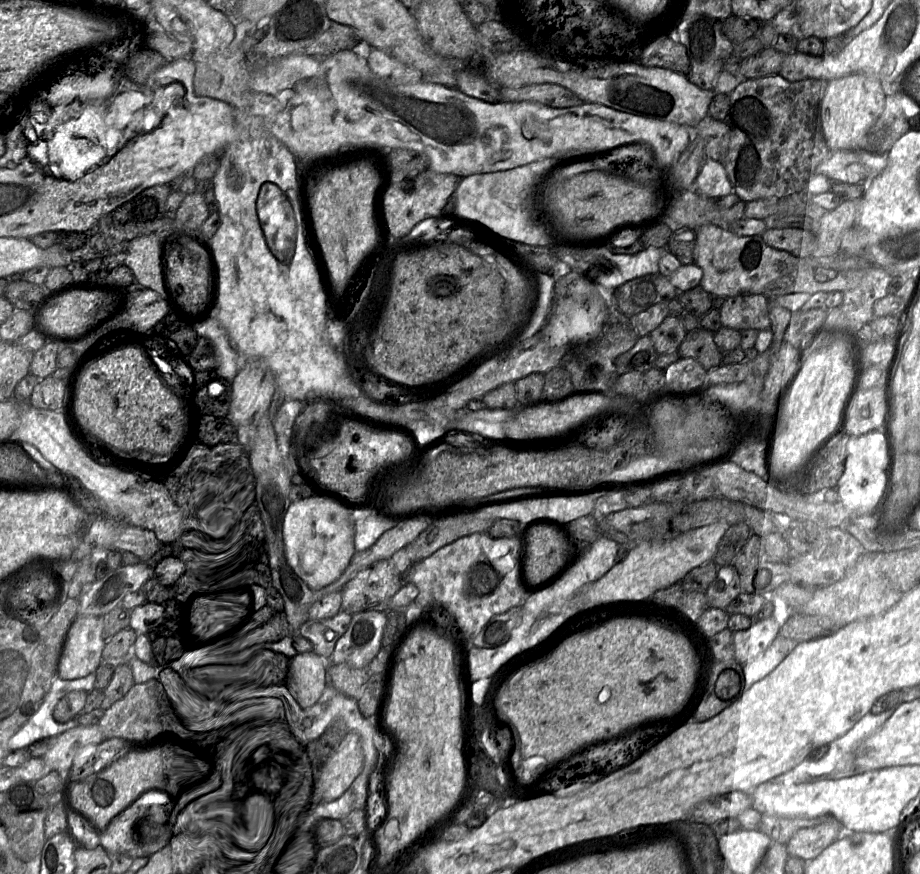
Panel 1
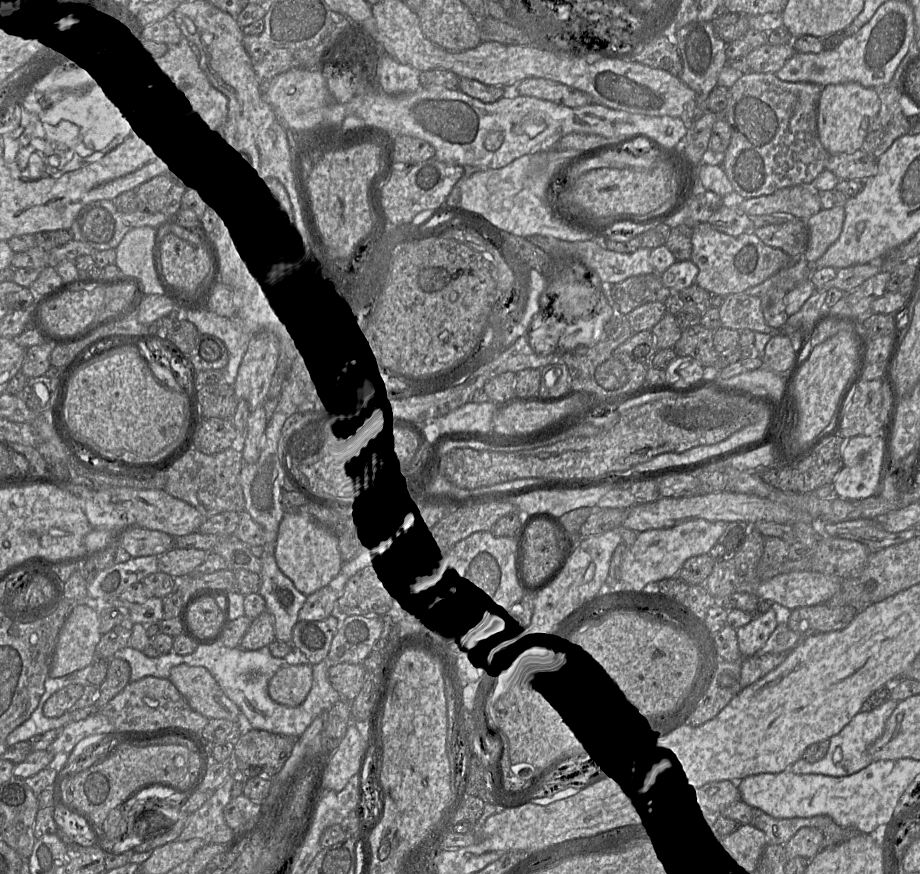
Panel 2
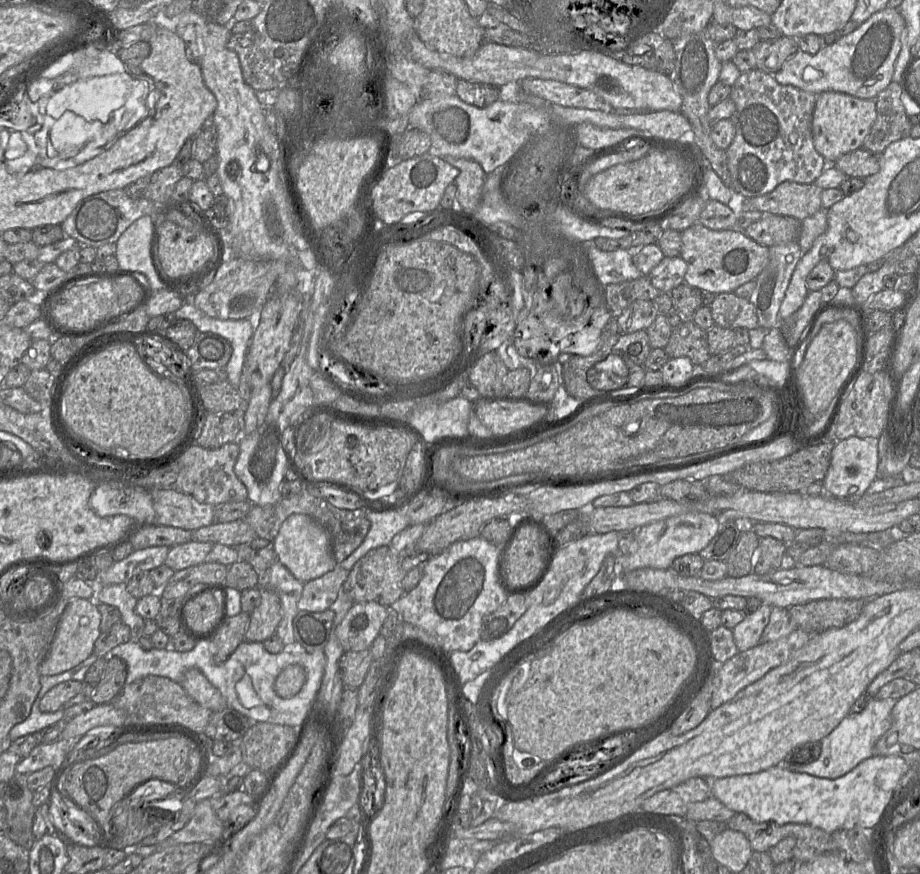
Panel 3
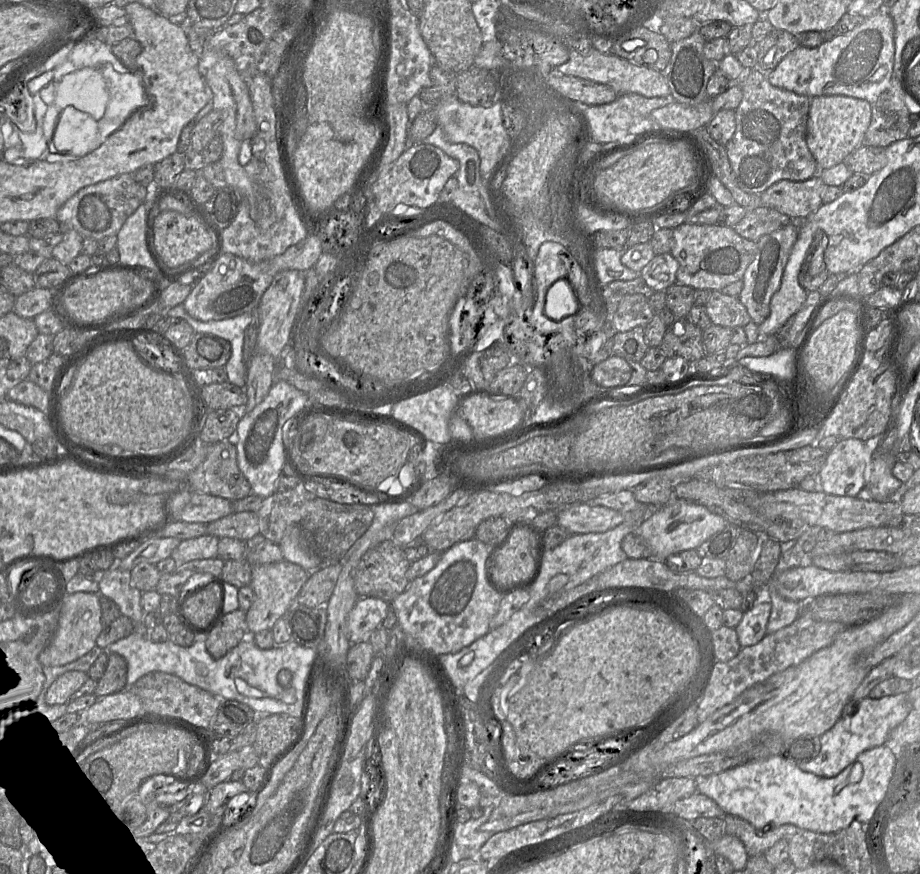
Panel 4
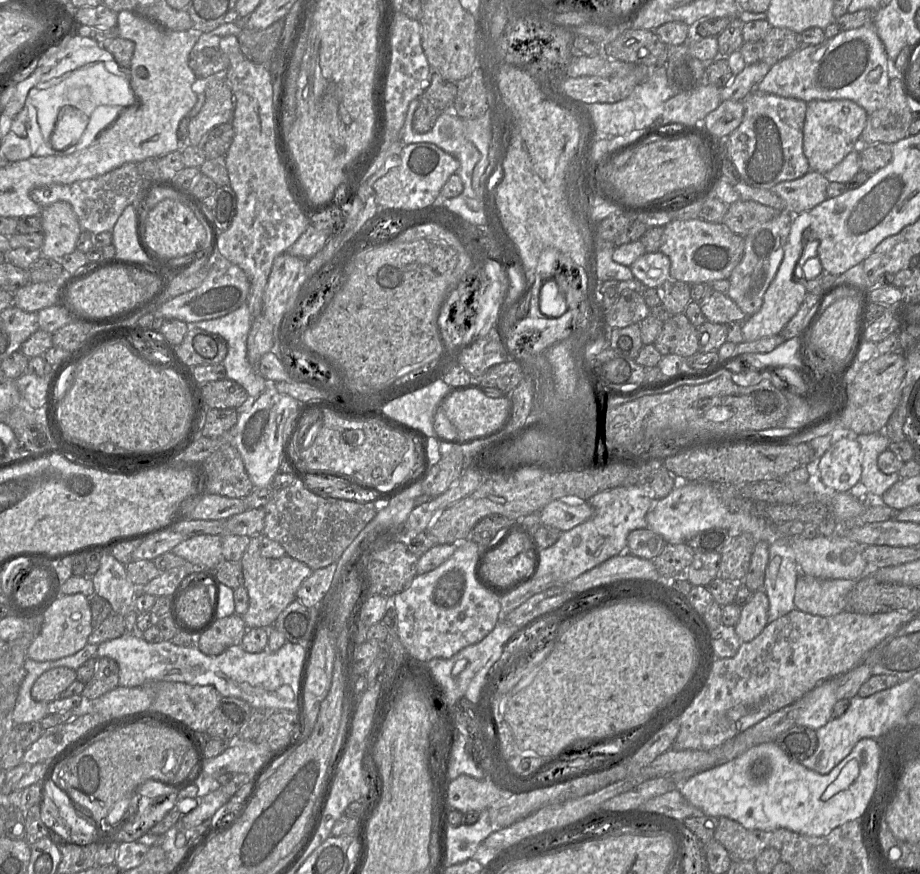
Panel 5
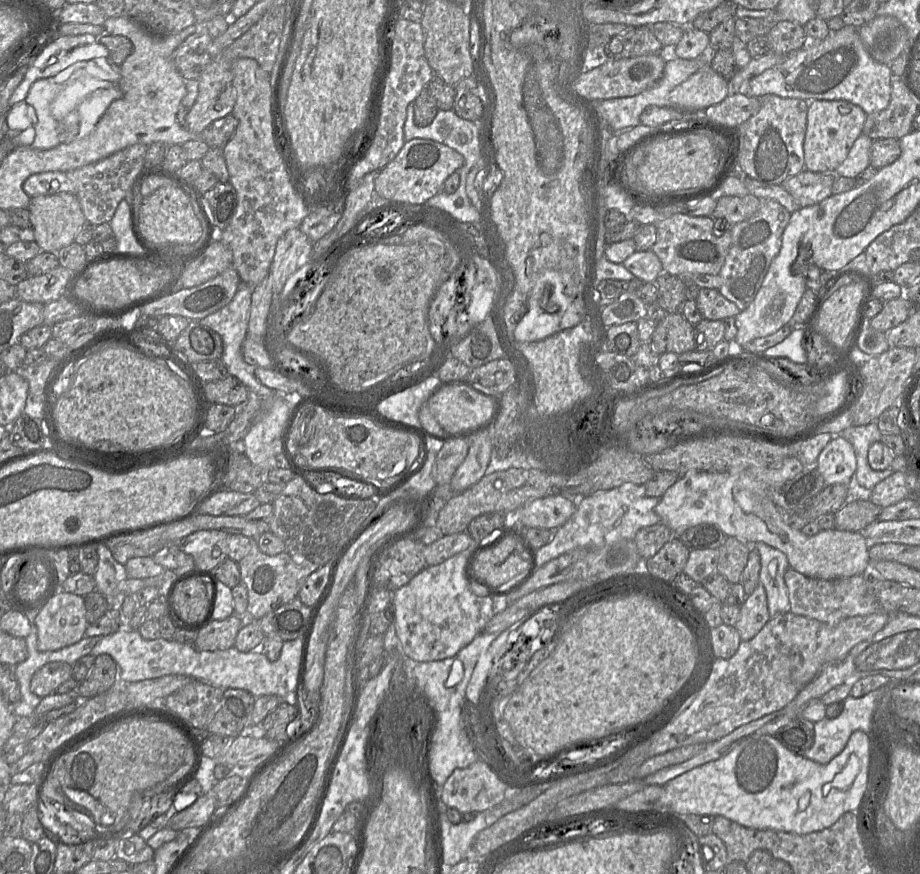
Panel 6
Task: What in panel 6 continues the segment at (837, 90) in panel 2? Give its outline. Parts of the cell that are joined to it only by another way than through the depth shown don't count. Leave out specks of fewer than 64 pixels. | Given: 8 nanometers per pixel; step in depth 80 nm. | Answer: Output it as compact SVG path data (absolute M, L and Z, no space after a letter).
M813 100L808 102L806 131L803 141L804 169L811 172L834 173L845 160L852 145L862 134L867 114L845 100Z

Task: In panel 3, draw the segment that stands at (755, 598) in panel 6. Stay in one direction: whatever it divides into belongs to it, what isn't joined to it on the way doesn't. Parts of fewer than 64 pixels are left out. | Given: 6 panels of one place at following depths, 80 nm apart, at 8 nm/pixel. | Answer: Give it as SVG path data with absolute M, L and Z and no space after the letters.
M762 603L754 612L745 614L742 622L732 629L738 652L744 652L757 646L770 618L771 606Z

